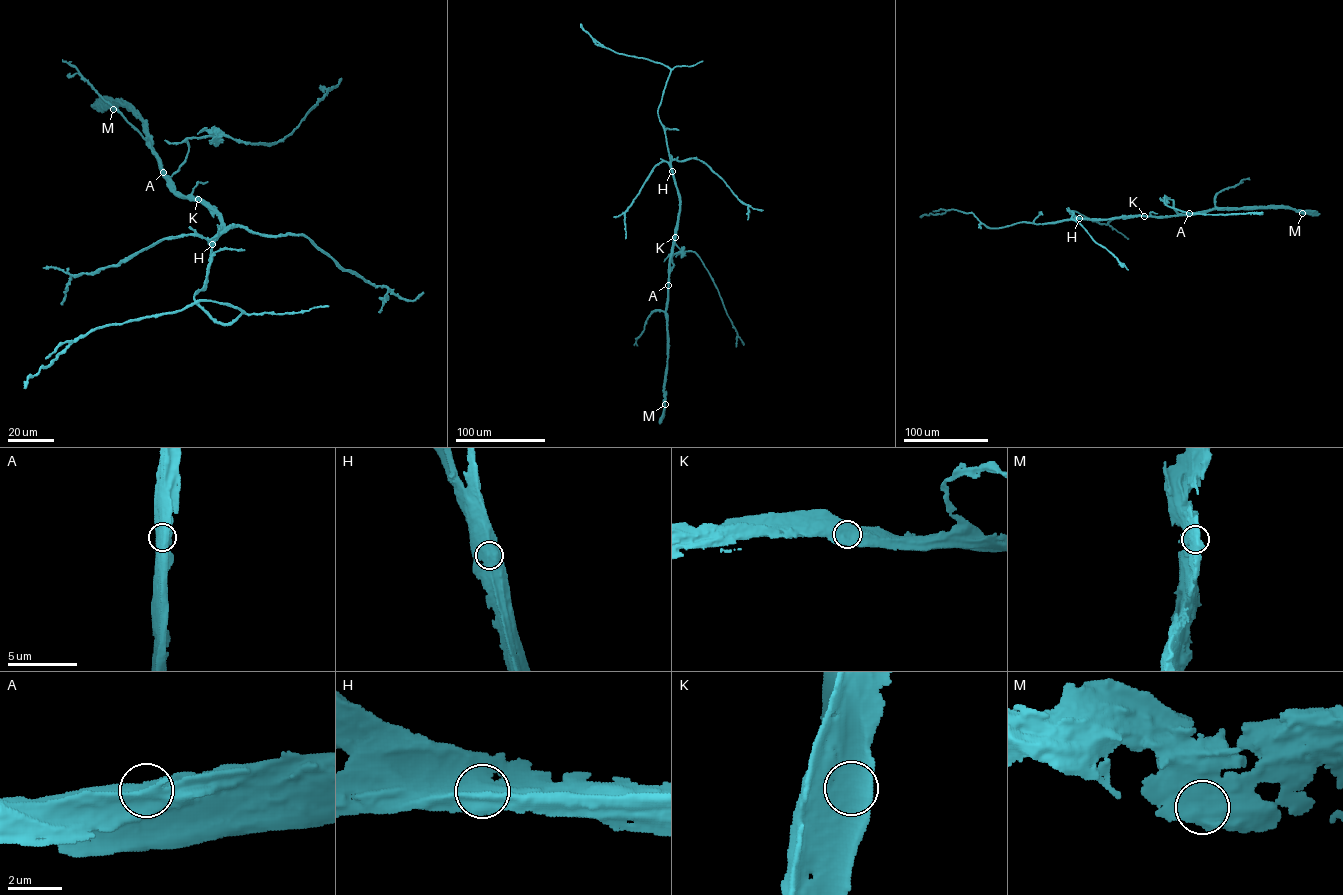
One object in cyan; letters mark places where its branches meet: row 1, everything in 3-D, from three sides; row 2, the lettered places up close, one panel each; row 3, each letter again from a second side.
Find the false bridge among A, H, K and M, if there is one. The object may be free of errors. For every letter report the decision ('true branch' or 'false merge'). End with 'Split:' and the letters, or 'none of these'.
A: true branch
H: true branch
K: true branch
M: true branch
Split: none of these

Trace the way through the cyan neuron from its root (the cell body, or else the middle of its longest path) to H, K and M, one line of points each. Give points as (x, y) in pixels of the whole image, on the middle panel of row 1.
H: (677, 188), (672, 171)
K: (677, 188), (679, 212), (675, 237)
M: (677, 188), (679, 212), (669, 261), (665, 310), (665, 404)

